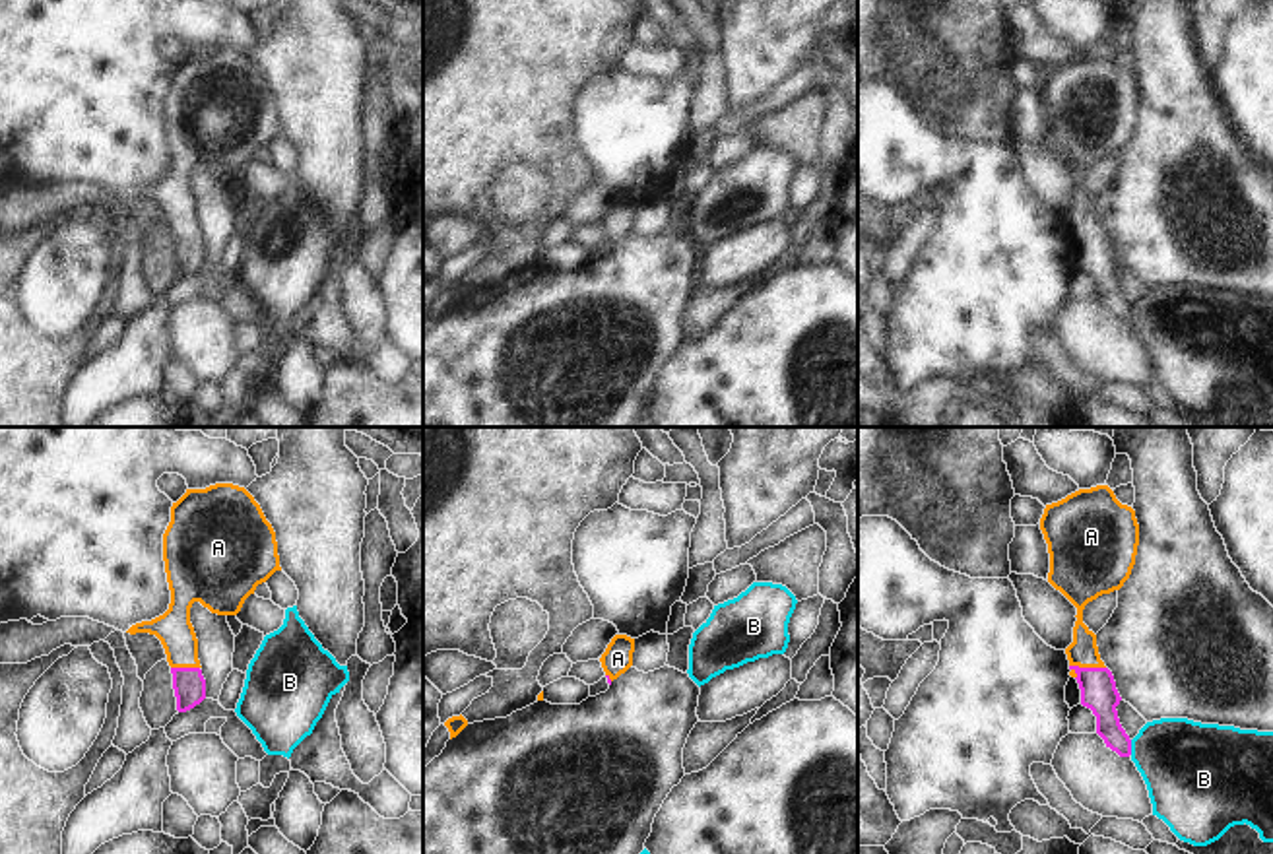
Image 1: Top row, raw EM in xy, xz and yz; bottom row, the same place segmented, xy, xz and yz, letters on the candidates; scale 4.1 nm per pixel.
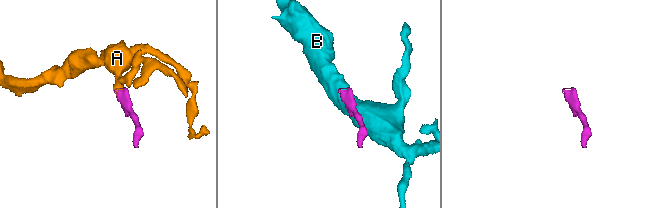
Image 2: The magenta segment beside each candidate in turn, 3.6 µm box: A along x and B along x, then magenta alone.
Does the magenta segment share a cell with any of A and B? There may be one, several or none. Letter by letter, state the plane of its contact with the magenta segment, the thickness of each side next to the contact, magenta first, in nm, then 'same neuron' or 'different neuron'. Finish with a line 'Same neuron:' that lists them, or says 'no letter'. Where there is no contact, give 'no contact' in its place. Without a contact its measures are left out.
A: yz | 150/120 nm | same neuron
B: yz | 140/380 nm | different neuron
Same neuron: A

